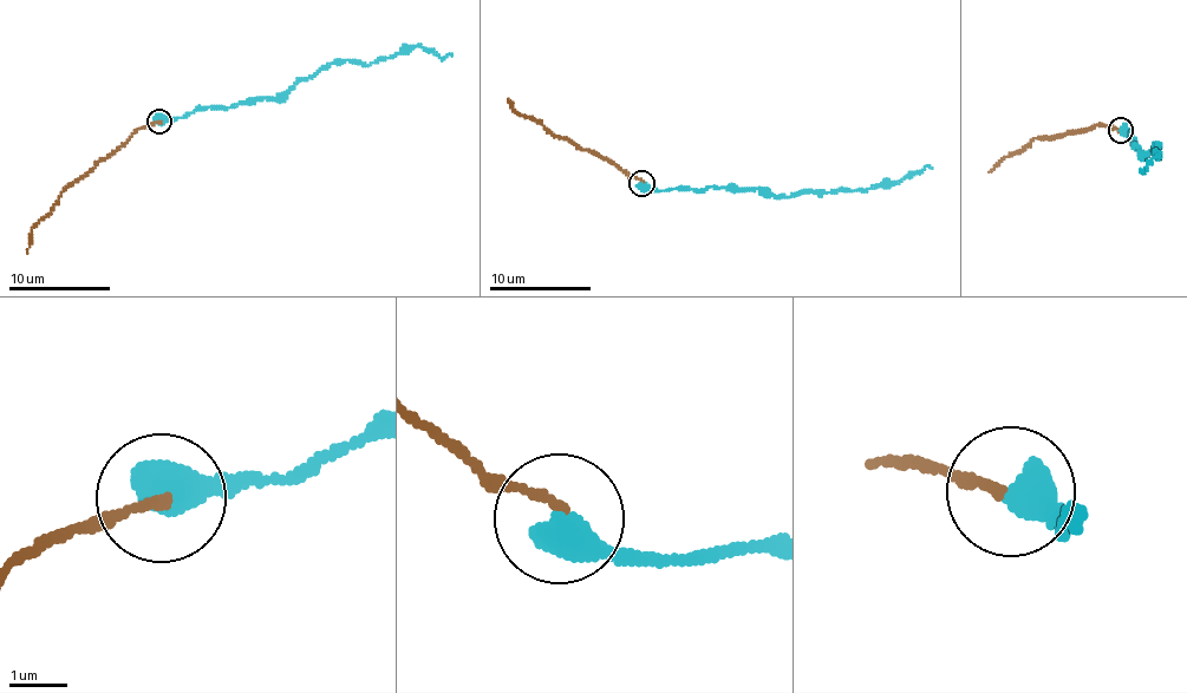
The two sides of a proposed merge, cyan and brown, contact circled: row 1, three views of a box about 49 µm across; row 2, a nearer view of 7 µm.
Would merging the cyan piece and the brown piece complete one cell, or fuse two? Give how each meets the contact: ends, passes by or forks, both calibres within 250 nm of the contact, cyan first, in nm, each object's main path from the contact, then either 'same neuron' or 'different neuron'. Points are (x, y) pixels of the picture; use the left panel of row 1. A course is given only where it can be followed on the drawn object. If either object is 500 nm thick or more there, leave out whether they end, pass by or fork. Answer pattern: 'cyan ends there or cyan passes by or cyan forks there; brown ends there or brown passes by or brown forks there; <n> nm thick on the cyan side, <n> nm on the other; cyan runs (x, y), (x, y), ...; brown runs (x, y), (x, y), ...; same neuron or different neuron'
650 nm thick on the cyan side, 170 nm on the other; cyan runs (158, 121), (282, 97), (332, 63), (370, 65), (421, 46), (451, 56); brown runs (158, 121), (134, 130), (80, 178), (63, 189), (32, 230), (27, 253); same neuron

